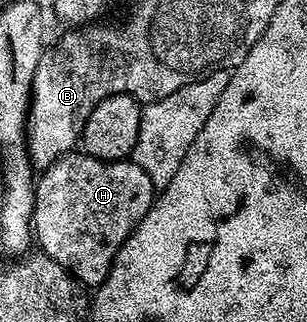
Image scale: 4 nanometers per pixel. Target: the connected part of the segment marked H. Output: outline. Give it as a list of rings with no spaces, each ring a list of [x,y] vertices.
[[[70,151],[58,156],[36,178],[31,218],[36,244],[40,252],[55,259],[55,263],[59,263],[68,273],[73,274],[82,286],[99,286],[109,274],[121,245],[129,238],[131,230],[137,226],[137,222],[153,205],[154,200],[154,183],[147,171],[143,171],[143,167],[139,167],[136,161],[104,161],[102,157],[93,157],[84,151]]]

